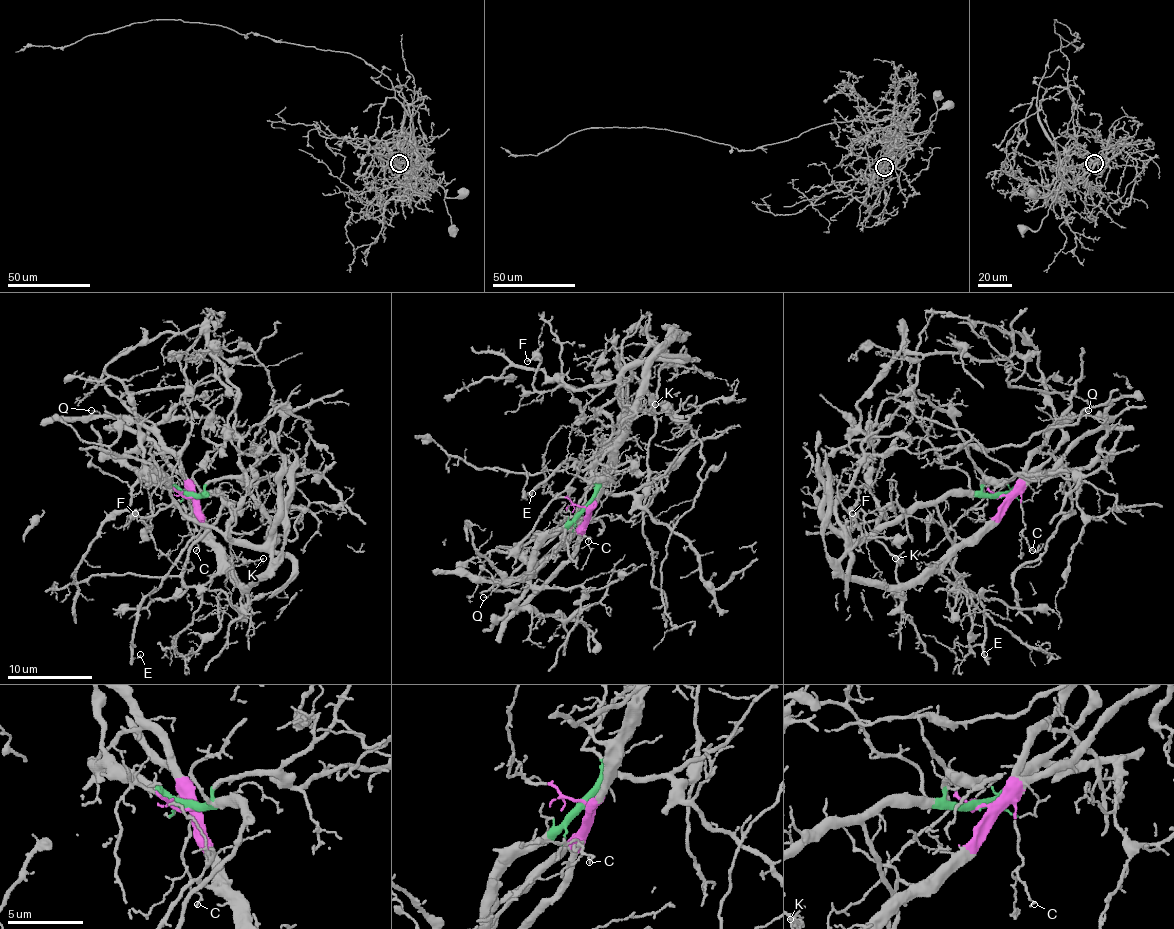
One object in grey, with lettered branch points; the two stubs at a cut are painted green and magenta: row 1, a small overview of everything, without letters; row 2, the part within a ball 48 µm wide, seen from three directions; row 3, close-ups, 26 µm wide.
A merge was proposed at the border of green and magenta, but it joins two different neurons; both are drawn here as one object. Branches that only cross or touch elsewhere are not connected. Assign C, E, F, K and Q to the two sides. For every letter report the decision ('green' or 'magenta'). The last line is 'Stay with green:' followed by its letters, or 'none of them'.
C: magenta
E: magenta
F: green
K: green
Q: magenta
Stay with green: F, K

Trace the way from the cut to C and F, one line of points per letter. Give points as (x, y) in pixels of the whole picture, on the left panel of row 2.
C: (194, 495), (188, 521), (197, 550)
F: (194, 495), (220, 495), (230, 506), (224, 531), (188, 519), (173, 504), (142, 519), (148, 525), (135, 512)

